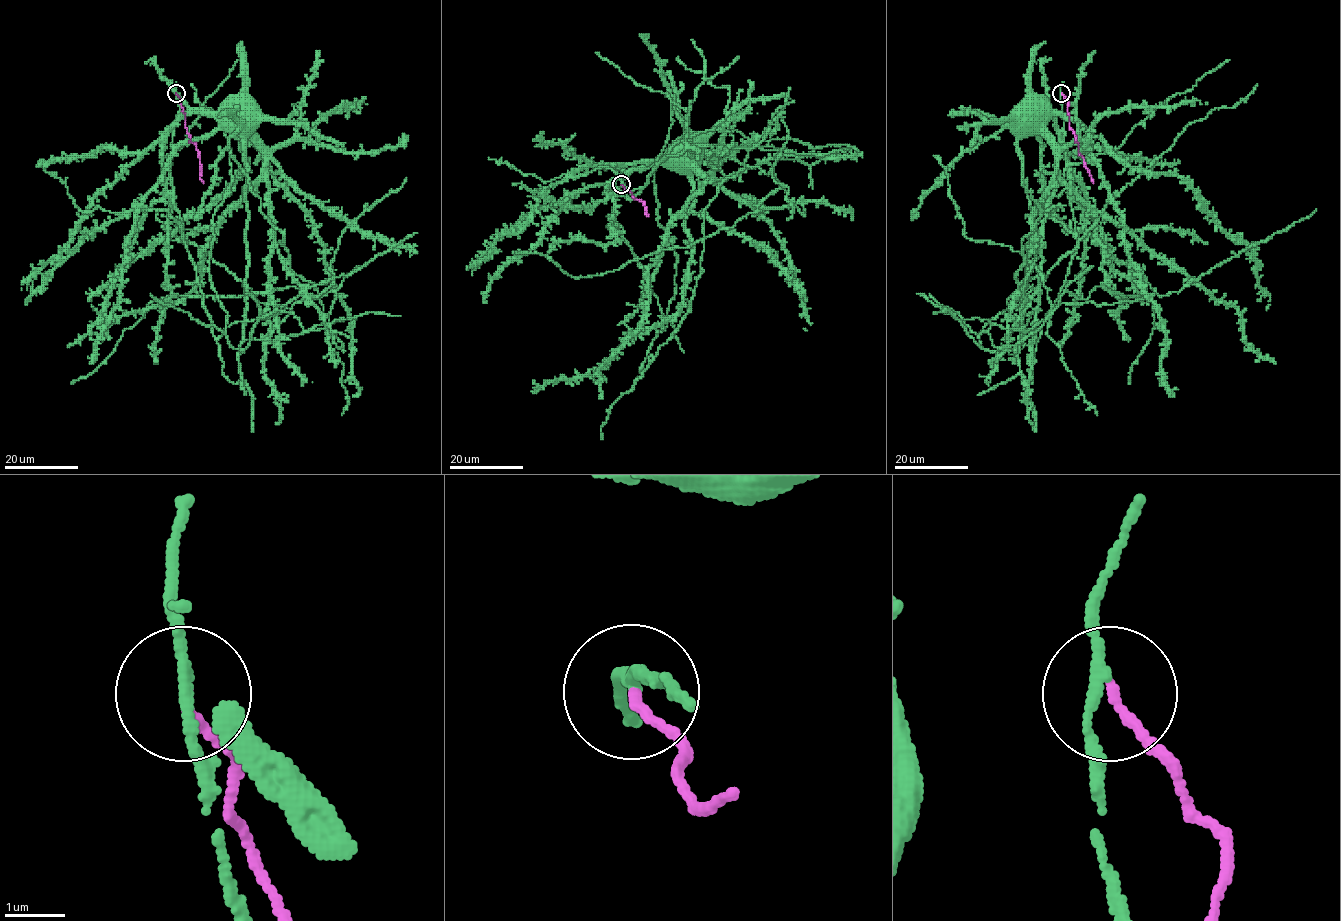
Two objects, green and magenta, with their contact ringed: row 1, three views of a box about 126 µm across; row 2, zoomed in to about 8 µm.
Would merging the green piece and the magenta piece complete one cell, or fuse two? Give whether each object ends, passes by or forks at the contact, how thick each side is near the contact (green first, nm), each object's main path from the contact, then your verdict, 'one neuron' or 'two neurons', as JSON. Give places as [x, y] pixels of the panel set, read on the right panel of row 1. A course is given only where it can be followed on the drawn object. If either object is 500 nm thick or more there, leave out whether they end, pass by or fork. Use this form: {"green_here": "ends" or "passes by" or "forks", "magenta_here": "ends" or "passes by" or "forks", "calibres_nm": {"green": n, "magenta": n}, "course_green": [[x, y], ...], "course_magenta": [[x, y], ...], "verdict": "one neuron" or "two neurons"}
{"green_here": "passes by", "magenta_here": "ends", "calibres_nm": {"green": 170, "magenta": 150}, "course_green": [[1060, 93], [1066, 157], [1063, 175], [1070, 198], [1072, 179], [1056, 123], [1046, 112], [1027, 112], [1018, 116]], "course_magenta": [[1061, 93], [1068, 102], [1069, 124], [1093, 182]], "verdict": "two neurons"}

